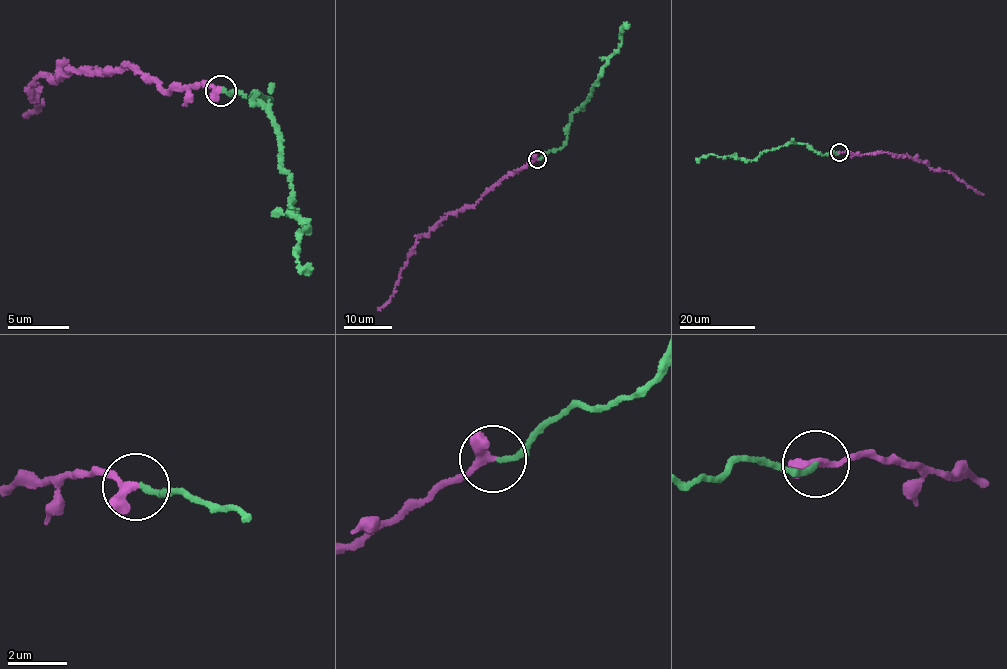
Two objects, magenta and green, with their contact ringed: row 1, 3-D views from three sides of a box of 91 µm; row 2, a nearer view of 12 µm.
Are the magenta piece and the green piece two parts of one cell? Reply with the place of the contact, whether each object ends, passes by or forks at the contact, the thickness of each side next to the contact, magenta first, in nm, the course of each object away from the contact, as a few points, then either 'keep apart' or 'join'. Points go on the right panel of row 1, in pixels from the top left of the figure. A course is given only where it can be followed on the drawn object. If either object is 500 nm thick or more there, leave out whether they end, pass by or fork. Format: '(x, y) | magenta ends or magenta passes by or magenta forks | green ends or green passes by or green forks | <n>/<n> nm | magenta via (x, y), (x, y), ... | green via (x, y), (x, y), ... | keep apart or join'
(839, 152) | magenta passes by | green ends | 280/180 nm | magenta via (839, 153), (845, 151), (862, 155), (882, 151), (904, 155), (927, 162), (930, 168), (949, 171), (984, 195) | green via (838, 153), (820, 154), (799, 143), (765, 150), (751, 161), (709, 154), (696, 161) | join

